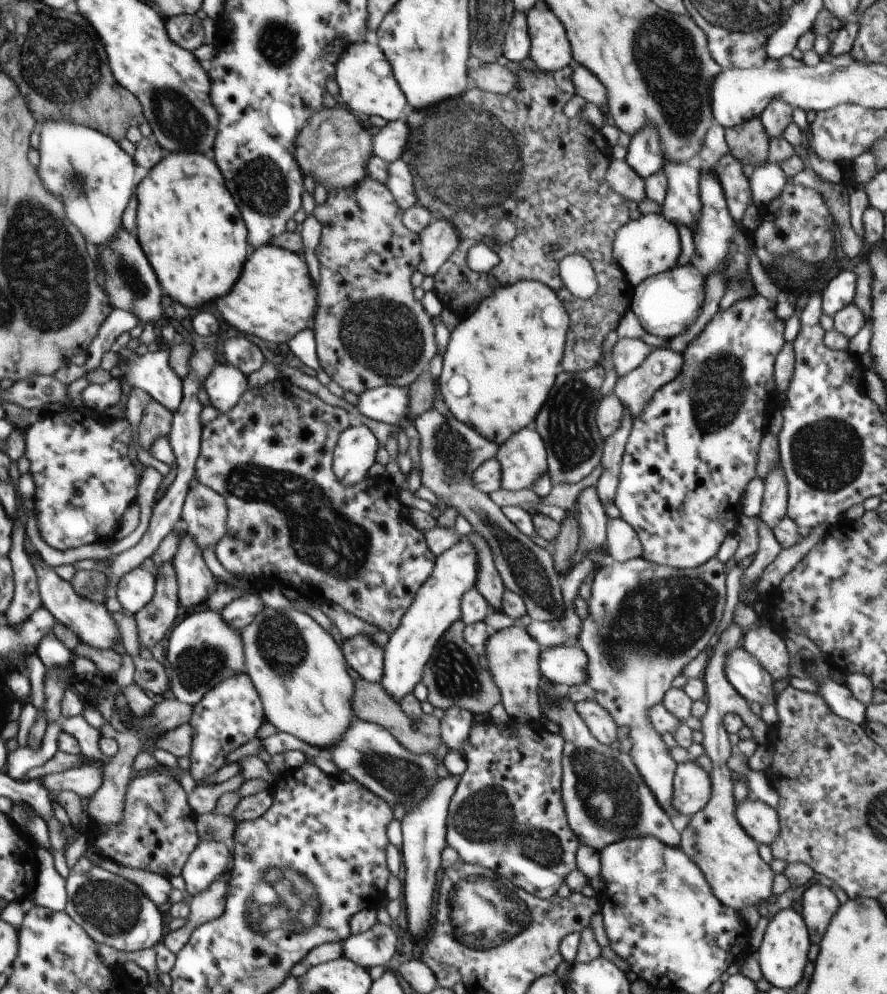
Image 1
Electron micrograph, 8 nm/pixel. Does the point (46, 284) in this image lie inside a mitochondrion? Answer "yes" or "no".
yes

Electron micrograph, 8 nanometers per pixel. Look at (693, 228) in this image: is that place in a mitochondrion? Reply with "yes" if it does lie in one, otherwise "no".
no

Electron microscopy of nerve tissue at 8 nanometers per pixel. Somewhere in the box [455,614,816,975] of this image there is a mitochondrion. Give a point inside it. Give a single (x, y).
(604, 785)

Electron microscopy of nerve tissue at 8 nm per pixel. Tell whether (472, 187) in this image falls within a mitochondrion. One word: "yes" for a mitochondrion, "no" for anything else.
yes

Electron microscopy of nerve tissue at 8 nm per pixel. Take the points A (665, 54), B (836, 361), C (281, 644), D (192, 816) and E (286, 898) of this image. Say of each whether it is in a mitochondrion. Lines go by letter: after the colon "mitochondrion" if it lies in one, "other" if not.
A: mitochondrion
B: other
C: mitochondrion
D: other
E: mitochondrion

